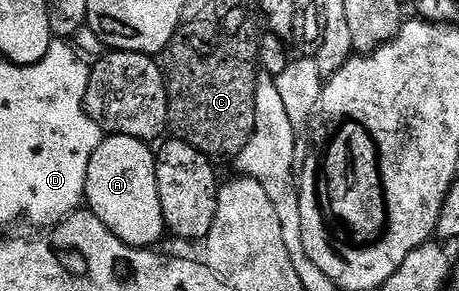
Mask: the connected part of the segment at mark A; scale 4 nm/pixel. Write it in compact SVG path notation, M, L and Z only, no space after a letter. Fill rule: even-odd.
M110 134L90 160L89 175L86 176L86 204L90 212L131 248L152 248L166 232L157 191L155 158L148 142L132 136Z

